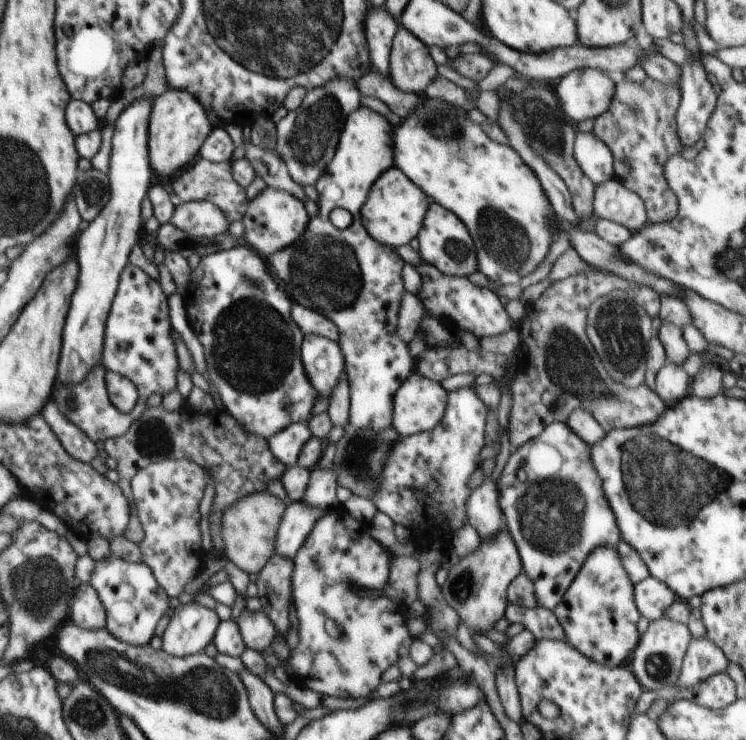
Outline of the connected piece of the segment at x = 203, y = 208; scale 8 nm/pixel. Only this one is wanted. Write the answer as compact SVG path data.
M190 201L175 207L170 224L189 235L211 239L226 233L232 223L213 202Z

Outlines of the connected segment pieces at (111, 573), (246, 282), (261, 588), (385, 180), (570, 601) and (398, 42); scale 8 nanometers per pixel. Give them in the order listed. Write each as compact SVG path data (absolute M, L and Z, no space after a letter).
M112 554L104 561L95 562L96 568L89 583L97 590L104 605L109 633L132 646L148 645L155 636L156 624L168 610L169 602L169 596L154 578L152 569L144 562L129 563Z
M236 245L231 249L215 251L212 254L203 256L196 268L191 269L189 274L189 284L184 292L182 292L189 325L198 336L198 340L202 343L206 364L206 377L216 386L220 400L222 400L225 410L231 414L233 423L240 426L246 433L252 433L256 436L269 439L277 432L284 430L287 426L294 423L308 423L312 418L312 407L319 394L310 382L309 376L306 374L304 363L301 359L301 342L303 341L304 332L295 323L295 320L290 316L293 304L286 294L285 290L281 289L278 280L274 274L270 274L268 264L254 249L248 246Z
M274 553L259 572L256 582L262 612L272 621L278 634L285 640L286 633L291 628L288 610L290 604L293 604L291 587L293 570L293 559Z
M396 166L390 167L370 187L366 202L360 210L362 224L375 241L392 249L398 248L418 236L431 201L402 170Z
M616 548L594 549L565 597L553 610L564 629L566 641L593 661L603 662L608 667L620 667L640 638L637 622L641 614L635 603L634 587Z
M399 26L393 40L389 77L402 92L424 94L438 75L429 47L404 27Z

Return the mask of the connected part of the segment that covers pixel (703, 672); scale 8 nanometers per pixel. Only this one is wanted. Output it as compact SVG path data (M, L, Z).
M708 638L692 639L683 658L676 686L695 687L699 682L718 673L726 673L730 661L724 651Z

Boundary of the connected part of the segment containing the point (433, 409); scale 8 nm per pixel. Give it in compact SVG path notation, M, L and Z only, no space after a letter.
M419 372L411 374L395 392L393 398L393 426L400 437L417 435L432 430L444 416L448 393L440 382L422 376Z

